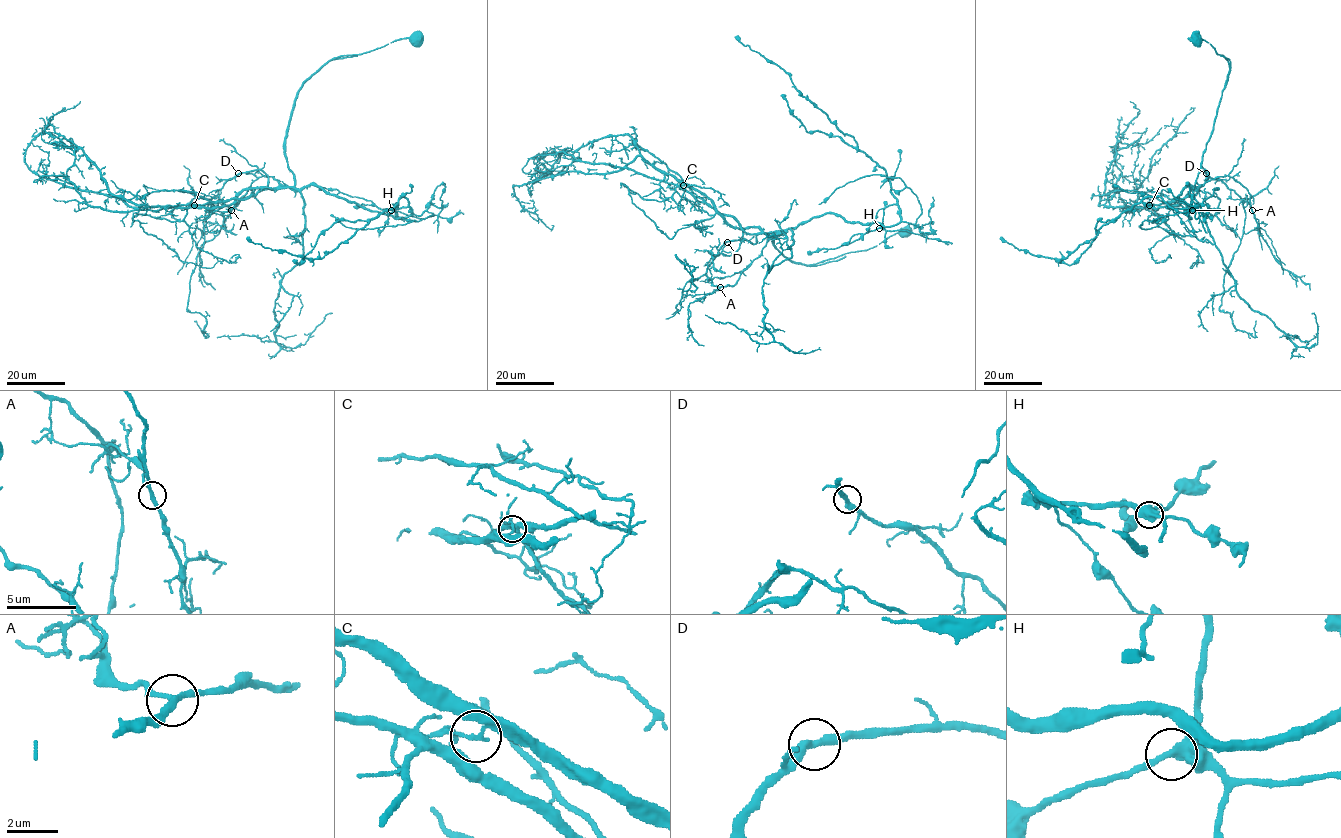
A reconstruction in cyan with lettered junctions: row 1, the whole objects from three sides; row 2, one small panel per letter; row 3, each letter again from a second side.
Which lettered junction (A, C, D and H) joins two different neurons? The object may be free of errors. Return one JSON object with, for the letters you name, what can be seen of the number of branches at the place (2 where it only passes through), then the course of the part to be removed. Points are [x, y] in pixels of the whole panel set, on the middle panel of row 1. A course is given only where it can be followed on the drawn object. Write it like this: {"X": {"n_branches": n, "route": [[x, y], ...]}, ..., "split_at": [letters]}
{"C": {"n_branches": 2, "route": [[683, 185], [702, 192], [733, 226], [758, 228], [767, 236], [733, 286], [689, 304], [688, 326], [704, 345]]}, "split_at": ["C"]}

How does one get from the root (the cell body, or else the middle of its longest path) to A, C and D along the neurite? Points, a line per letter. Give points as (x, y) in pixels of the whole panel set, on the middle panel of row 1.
A: (905, 232), (867, 249), (802, 265), (774, 246), (773, 238), (783, 230), (778, 231), (733, 286), (720, 287)
C: (905, 232), (862, 251), (794, 263), (774, 246), (783, 230), (733, 228), (709, 199), (683, 185)
D: (905, 232), (809, 265), (791, 262), (774, 246), (783, 230), (759, 233), (754, 244), (727, 241)

